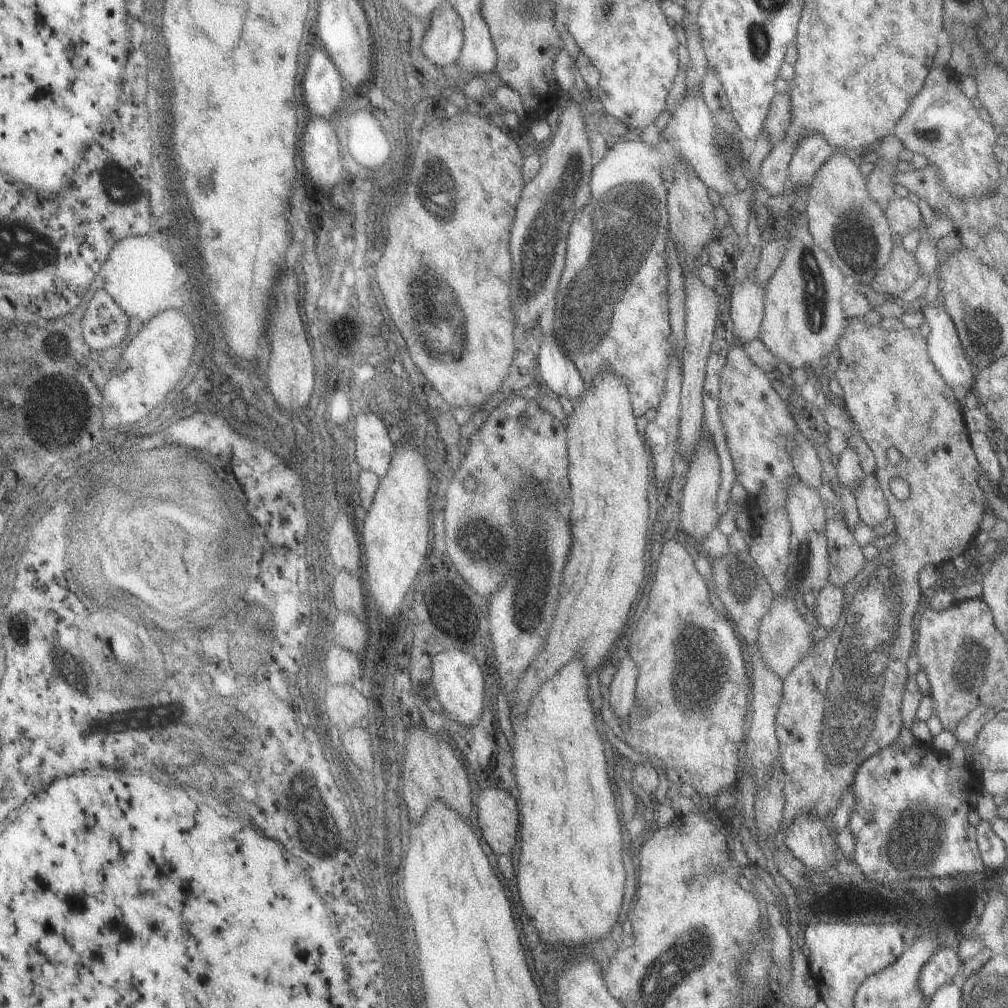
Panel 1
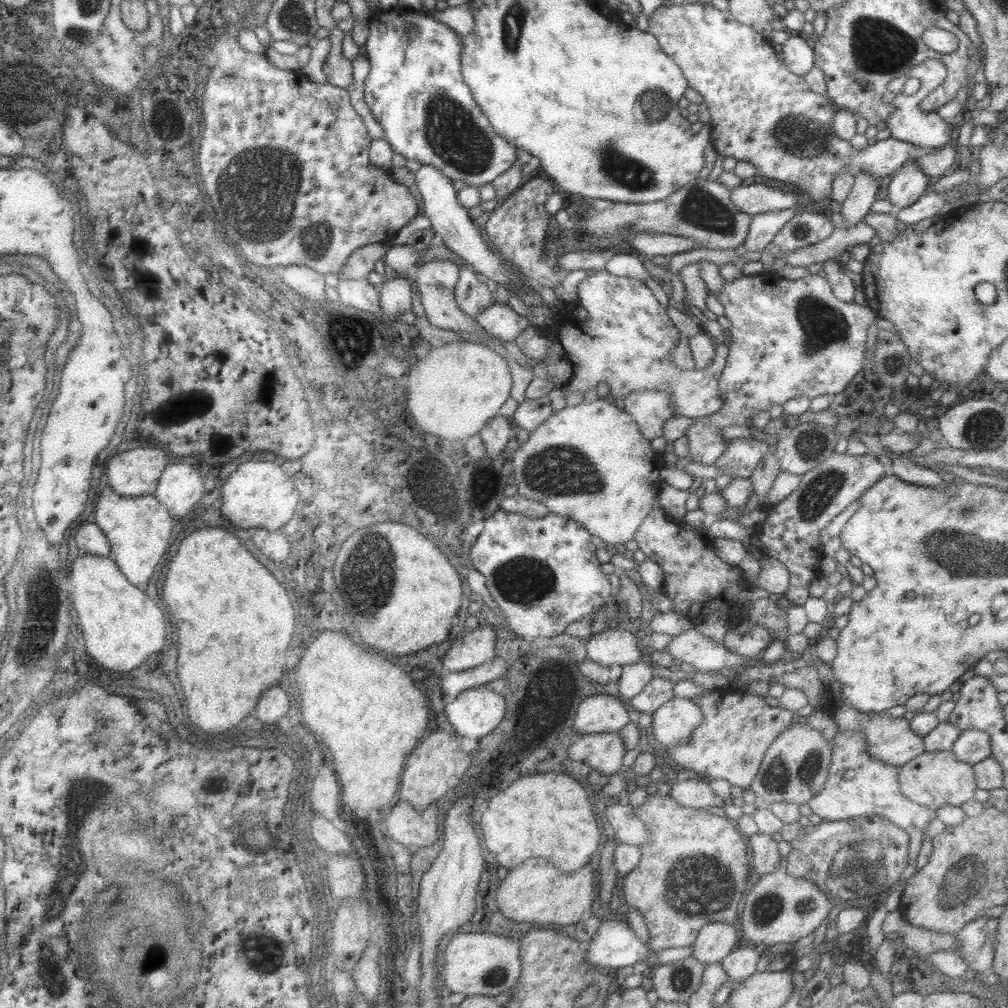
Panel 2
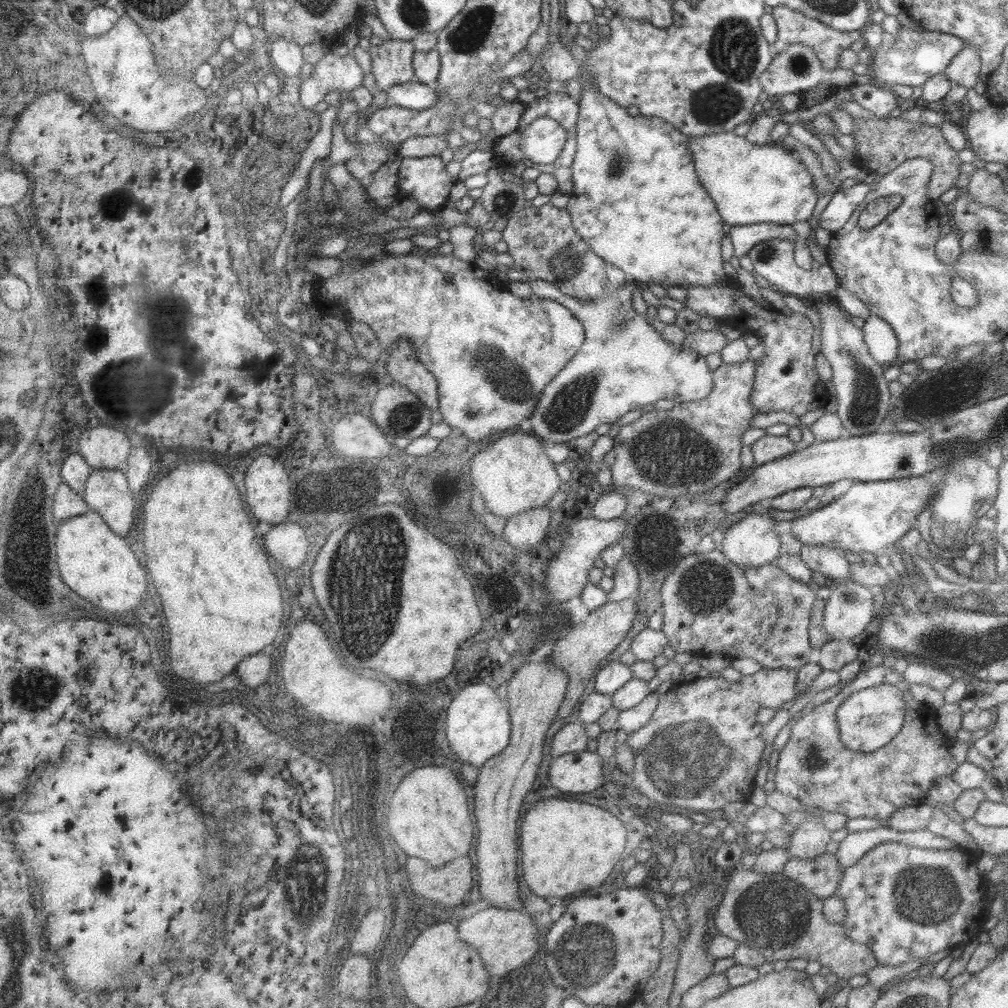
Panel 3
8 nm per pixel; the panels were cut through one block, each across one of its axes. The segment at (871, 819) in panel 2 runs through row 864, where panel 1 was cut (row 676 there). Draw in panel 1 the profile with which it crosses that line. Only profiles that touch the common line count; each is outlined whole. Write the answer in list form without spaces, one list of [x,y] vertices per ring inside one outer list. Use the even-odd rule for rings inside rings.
[[[860,319],[848,321],[843,337],[837,343],[836,349],[840,352],[840,366],[834,376],[844,391],[844,409],[848,412],[854,426],[860,432],[861,437],[870,447],[876,458],[875,478],[883,491],[883,496],[888,506],[888,518],[894,519],[894,531],[896,542],[886,549],[882,549],[866,562],[864,569],[851,579],[849,584],[843,587],[845,602],[852,602],[852,596],[864,588],[868,578],[876,578],[878,586],[882,586],[886,598],[900,598],[900,620],[898,630],[892,642],[890,650],[890,662],[884,670],[884,688],[880,694],[880,702],[876,708],[876,724],[872,734],[868,736],[866,746],[860,750],[856,762],[844,762],[832,764],[820,744],[820,726],[824,718],[824,694],[829,688],[832,666],[836,660],[836,644],[842,640],[842,632],[846,626],[846,618],[841,615],[840,620],[827,631],[827,636],[812,646],[810,652],[794,666],[794,669],[783,679],[781,690],[781,702],[775,717],[775,736],[779,742],[779,762],[784,772],[784,814],[781,829],[785,830],[798,814],[812,814],[824,819],[828,814],[834,813],[842,794],[848,790],[854,780],[854,768],[858,768],[864,760],[876,754],[880,750],[891,746],[899,738],[903,727],[900,706],[907,682],[907,661],[910,651],[914,646],[914,630],[912,620],[916,612],[920,612],[924,606],[926,594],[918,585],[919,571],[927,565],[942,566],[964,554],[972,545],[973,539],[979,532],[979,527],[984,512],[990,509],[991,504],[986,492],[977,484],[979,477],[986,477],[986,472],[979,466],[971,446],[969,432],[963,420],[962,407],[954,395],[954,389],[940,378],[936,368],[932,365],[927,352],[927,338],[920,328],[903,328],[888,332],[880,325],[867,326]],[[891,447],[896,448],[902,454],[899,463],[893,465],[888,462],[887,451]],[[895,478],[902,478],[910,486],[910,496],[900,501],[891,494],[890,482]]]

